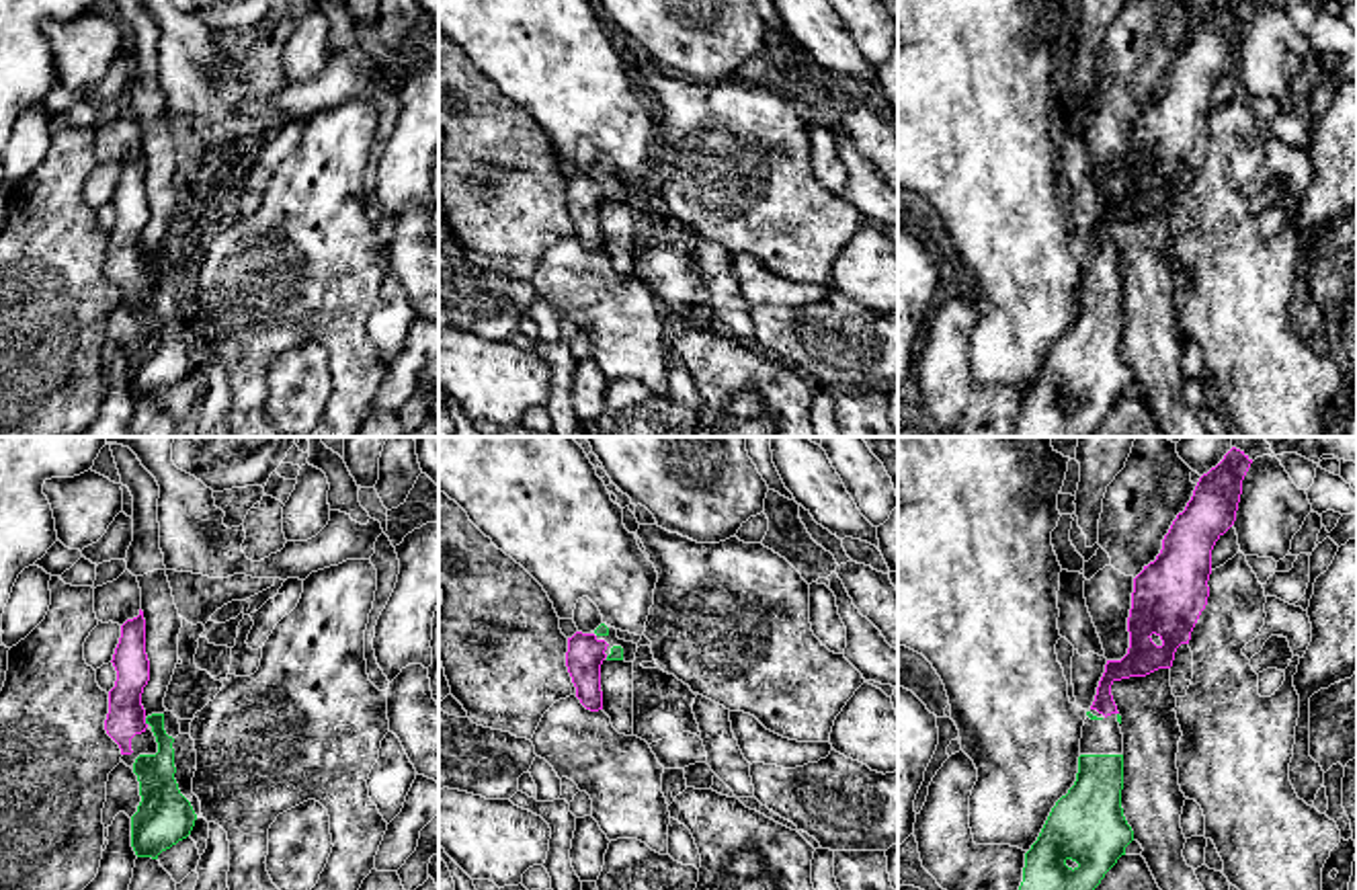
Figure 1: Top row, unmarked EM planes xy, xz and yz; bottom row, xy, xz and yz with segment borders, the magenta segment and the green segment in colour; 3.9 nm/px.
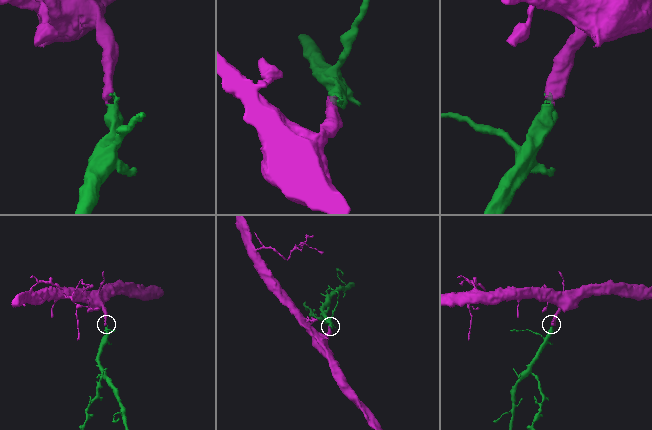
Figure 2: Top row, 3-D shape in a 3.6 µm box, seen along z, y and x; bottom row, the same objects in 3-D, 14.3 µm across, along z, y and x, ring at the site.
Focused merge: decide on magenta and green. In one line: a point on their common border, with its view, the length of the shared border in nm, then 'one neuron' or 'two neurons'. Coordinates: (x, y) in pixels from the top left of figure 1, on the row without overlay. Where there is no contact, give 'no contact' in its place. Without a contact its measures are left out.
xy (144, 263) | 30 nm | one neuron

